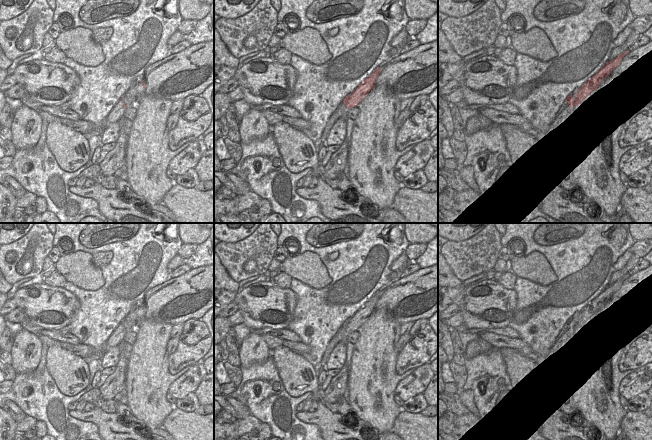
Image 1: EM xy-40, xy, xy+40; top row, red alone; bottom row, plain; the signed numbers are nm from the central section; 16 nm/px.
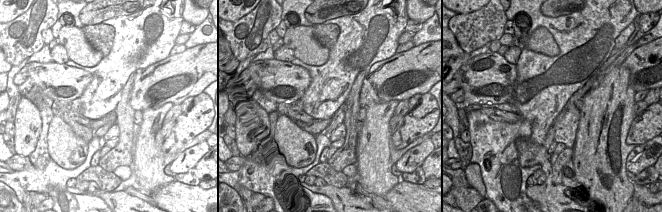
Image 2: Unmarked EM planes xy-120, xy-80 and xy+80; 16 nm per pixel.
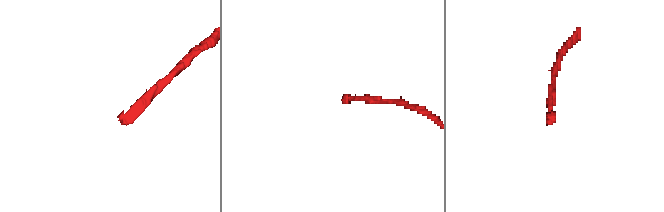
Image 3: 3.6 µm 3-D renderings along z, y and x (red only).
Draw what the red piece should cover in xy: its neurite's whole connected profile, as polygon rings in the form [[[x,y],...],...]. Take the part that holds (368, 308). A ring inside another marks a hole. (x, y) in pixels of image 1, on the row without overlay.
[[[377,292],[374,296],[366,302],[350,320],[346,320],[342,325],[339,334],[339,343],[346,343],[348,335],[357,331],[358,328],[369,318],[369,316],[375,311],[375,306],[381,297],[382,293]]]

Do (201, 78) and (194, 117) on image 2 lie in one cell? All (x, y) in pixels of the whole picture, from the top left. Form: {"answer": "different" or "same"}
{"answer": "different"}

